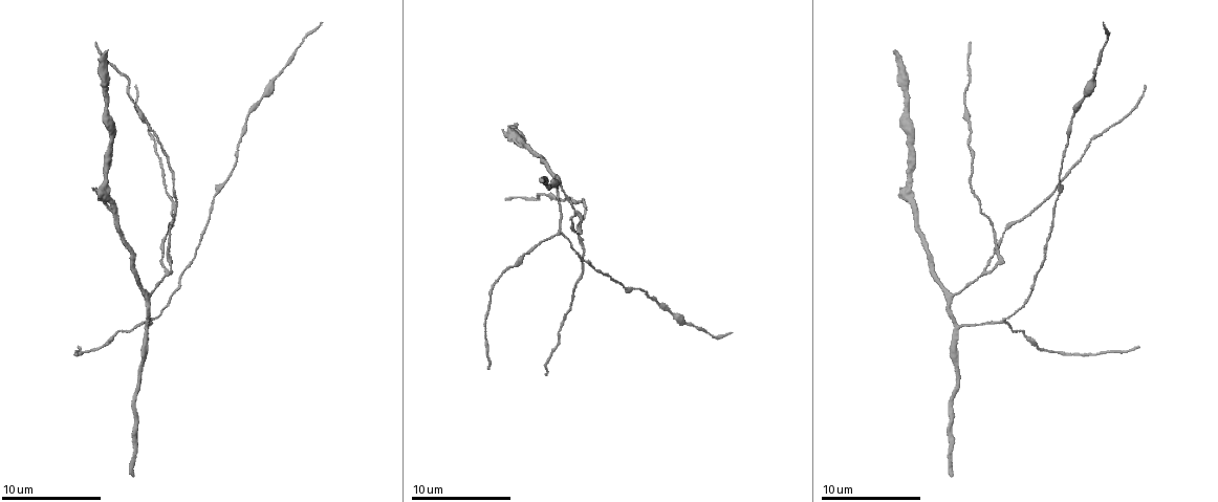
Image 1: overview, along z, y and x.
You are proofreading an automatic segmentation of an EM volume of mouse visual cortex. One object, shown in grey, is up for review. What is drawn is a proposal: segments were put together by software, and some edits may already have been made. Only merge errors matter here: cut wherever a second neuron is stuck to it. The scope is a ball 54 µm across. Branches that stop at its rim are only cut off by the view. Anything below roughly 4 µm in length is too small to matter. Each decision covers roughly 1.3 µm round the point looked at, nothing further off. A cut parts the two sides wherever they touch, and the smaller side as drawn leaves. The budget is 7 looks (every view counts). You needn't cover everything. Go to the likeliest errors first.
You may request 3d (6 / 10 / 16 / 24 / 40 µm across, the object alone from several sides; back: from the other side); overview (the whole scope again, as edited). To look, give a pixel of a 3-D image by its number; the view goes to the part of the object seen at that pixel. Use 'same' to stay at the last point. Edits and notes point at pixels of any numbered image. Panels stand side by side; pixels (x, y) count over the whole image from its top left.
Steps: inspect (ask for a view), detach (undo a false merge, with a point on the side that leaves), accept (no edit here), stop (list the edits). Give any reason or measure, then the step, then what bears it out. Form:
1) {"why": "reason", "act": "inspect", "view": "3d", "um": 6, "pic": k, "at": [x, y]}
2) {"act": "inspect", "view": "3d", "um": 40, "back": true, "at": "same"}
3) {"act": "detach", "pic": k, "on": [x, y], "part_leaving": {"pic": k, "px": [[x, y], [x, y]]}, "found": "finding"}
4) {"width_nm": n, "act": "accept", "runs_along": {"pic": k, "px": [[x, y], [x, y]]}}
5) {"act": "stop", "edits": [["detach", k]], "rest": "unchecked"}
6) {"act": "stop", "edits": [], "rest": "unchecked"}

{"why": "calibre changes", "act": "inspect", "view": "3d", "um": 10, "pic": 1, "at": [273, 80]}

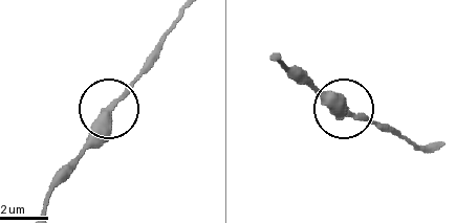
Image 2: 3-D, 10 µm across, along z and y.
{"act": "inspect", "view": "3d", "um": 10, "back": true, "pic": 2, "at": [105, 115]}

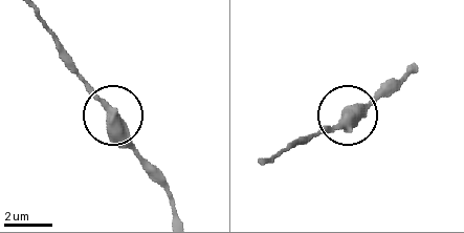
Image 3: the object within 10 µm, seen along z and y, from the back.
{"act": "accept", "runs_along": {"pic": 3, "px": [[176, 212], [168, 188], [106, 104], [60, 58]]}, "found": "continuous, no second neuron"}

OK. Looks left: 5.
{"why": "thick turns thin", "act": "inspect", "view": "3d", "um": 16, "pic": 1, "at": [966, 109]}

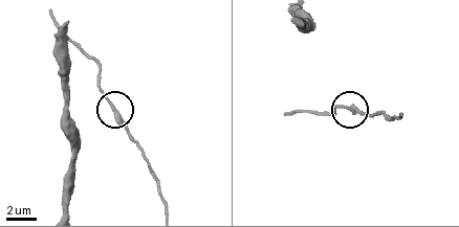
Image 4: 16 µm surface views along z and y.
{"act": "accept", "found": "all the same neuron"}

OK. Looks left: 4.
{"why": "calibre changes", "act": "inspect", "view": "3d", "um": 10, "pic": 1, "at": [908, 117]}

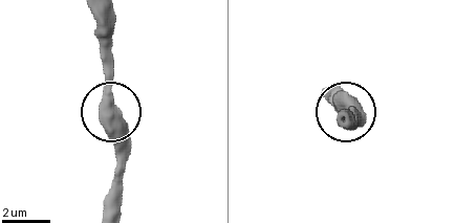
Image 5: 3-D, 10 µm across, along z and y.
{"why": "closer look", "act": "inspect", "view": "3d", "um": 6, "pic": 5, "at": [116, 116]}

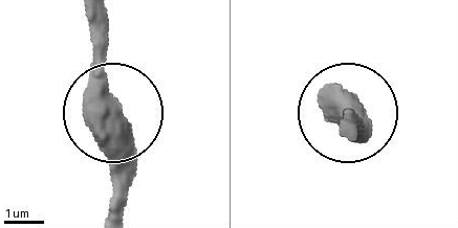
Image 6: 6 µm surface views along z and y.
{"width_nm": 490, "act": "accept", "found": "all the same neuron"}

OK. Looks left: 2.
{"why": "sudden change in width", "act": "inspect", "view": "3d", "um": 6, "pic": 1, "at": [107, 168]}

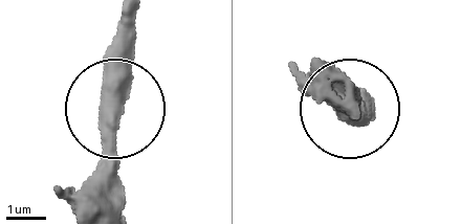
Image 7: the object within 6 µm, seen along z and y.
{"act": "accept", "runs_along": {"pic": 7, "px": [[121, 200], [111, 139], [121, 9]]}, "found": "continuous, no second neuron"}

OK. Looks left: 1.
{"act": "stop", "edits": [], "rest": "unchecked"}

